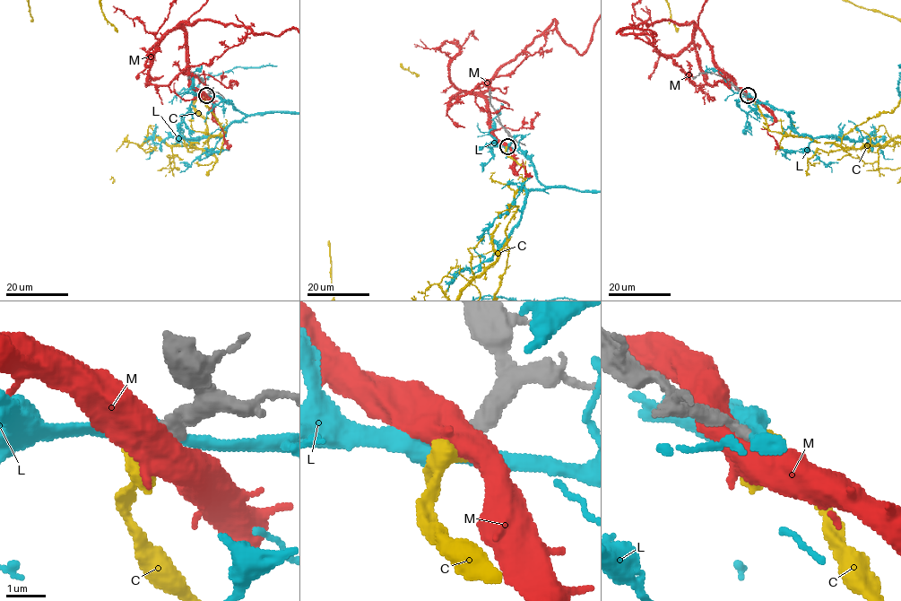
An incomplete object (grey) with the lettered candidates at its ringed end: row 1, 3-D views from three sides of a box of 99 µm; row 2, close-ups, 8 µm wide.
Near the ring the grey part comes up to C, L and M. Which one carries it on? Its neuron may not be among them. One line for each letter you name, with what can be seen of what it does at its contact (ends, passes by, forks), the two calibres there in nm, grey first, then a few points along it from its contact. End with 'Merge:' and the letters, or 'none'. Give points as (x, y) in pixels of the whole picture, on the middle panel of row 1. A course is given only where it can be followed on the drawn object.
C: it passes by; calibres 340 and 320 nm
Merge: C

